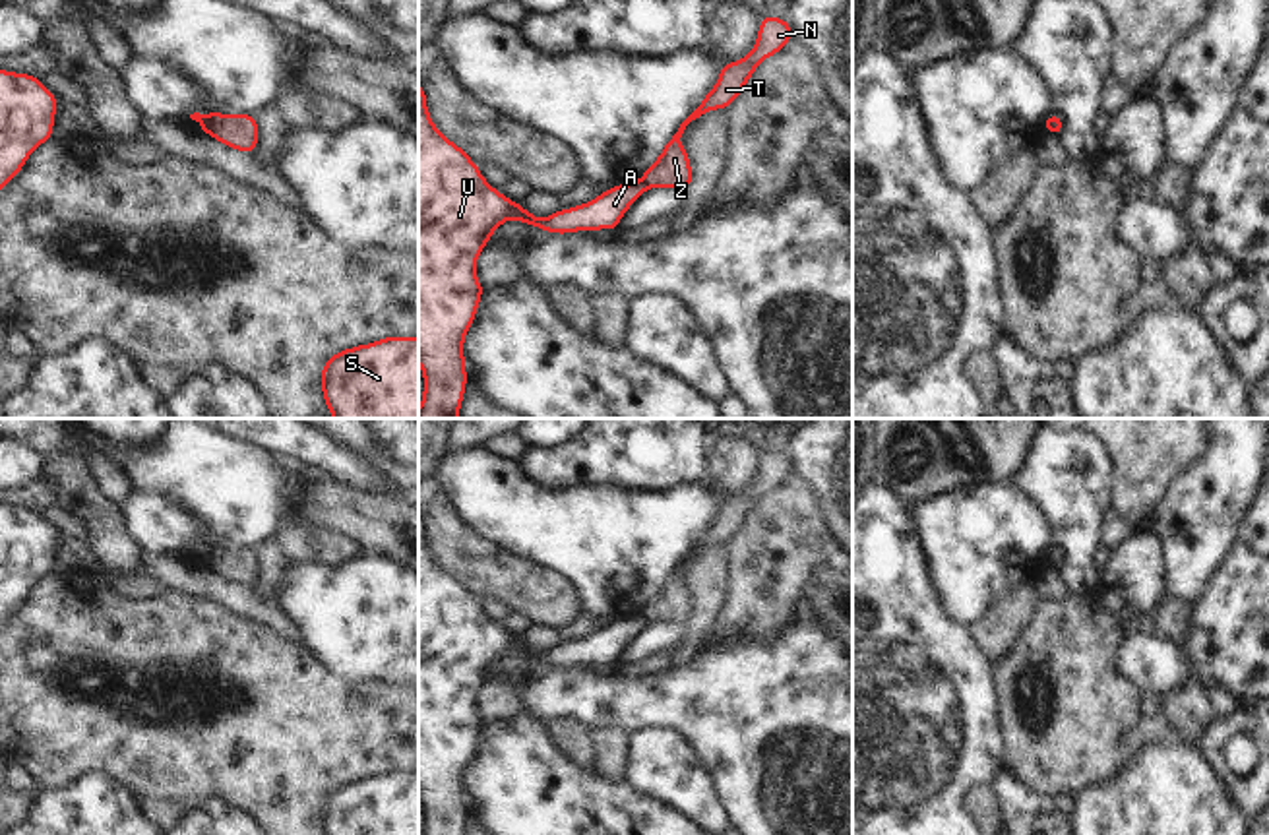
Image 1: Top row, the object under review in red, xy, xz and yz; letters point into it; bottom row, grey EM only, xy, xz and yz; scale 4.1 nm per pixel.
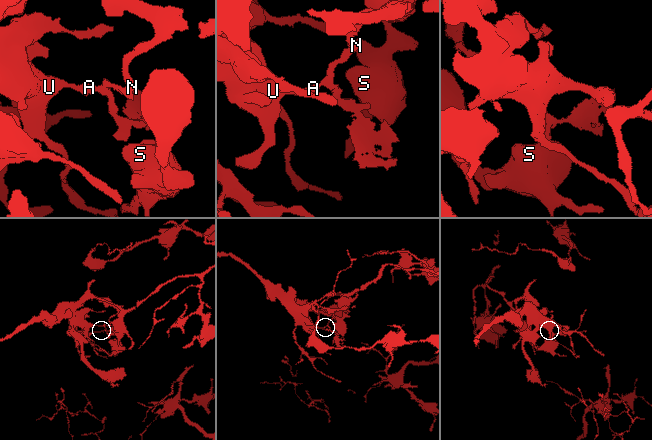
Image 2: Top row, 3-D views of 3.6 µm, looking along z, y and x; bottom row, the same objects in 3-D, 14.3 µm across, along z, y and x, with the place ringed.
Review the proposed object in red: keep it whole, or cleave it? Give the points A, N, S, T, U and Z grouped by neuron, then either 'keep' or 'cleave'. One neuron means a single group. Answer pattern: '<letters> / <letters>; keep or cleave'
A S U / N T Z; cleave

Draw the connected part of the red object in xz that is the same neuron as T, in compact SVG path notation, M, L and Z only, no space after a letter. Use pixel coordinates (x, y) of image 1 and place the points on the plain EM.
M761 449L756 482L740 496L727 496L721 502L717 519L703 531L701 539L680 558L678 566L668 573L661 591L643 606L641 618L645 622L674 622L688 624L694 608L690 591L680 577L686 560L713 542L728 542L740 529L750 510L763 492L777 488L792 471L792 463L785 451Z

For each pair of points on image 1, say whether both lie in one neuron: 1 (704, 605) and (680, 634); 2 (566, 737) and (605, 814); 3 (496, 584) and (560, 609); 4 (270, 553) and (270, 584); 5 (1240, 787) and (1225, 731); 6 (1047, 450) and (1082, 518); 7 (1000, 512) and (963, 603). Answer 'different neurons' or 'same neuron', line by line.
1: different neurons
2: different neurons
3: same neuron
4: same neuron
5: same neuron
6: same neuron
7: same neuron

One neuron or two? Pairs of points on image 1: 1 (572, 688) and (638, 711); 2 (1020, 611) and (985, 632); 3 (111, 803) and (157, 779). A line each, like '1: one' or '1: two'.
1: one
2: one
3: two

